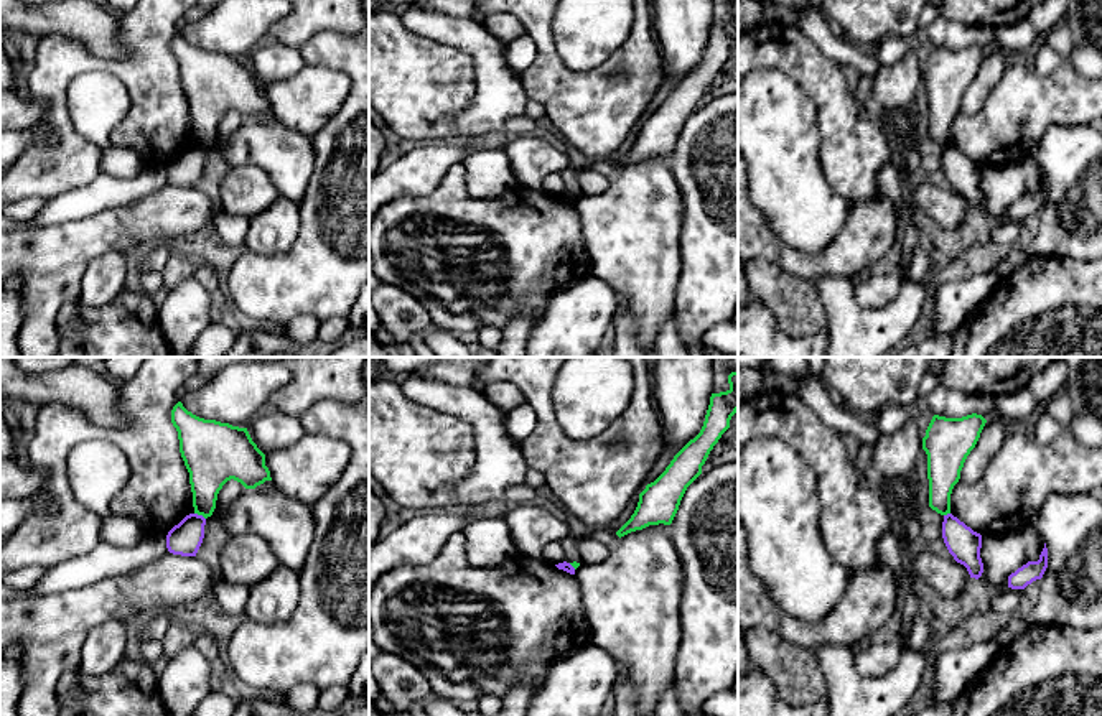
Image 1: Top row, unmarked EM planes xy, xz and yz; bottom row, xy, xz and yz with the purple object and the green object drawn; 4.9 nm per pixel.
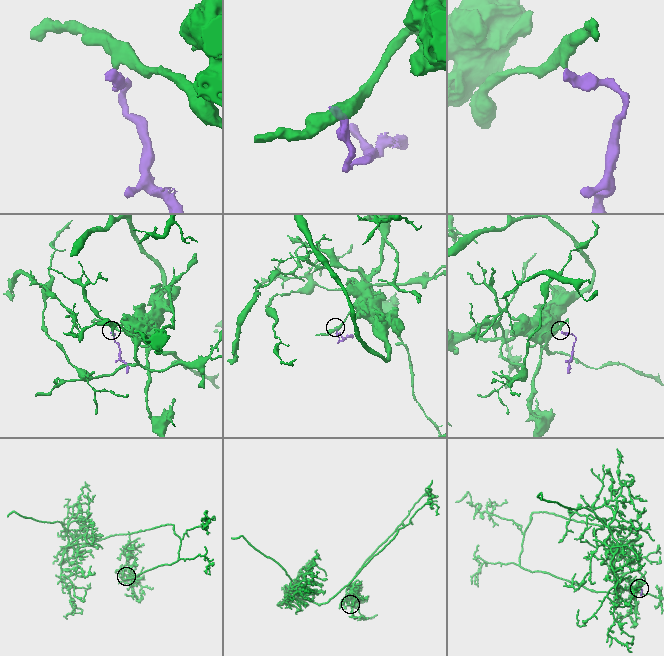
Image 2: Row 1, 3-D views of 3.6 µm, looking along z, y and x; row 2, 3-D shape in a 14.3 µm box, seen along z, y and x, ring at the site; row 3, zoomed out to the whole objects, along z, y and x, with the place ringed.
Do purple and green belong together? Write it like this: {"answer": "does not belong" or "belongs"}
{"answer": "does not belong"}

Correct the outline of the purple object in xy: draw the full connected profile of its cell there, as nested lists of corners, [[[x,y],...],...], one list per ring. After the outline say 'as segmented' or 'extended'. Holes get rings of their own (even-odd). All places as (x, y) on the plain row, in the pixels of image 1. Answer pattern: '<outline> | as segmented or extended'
[[[198,145],[186,146],[166,166],[166,179],[173,186],[196,188],[204,170],[206,150]]] | as segmented

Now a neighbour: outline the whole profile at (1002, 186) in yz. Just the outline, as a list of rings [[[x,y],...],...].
[[[1033,158],[1005,165],[1005,166],[983,166],[980,189],[983,211],[993,224],[1008,219],[1008,207],[1028,193],[1038,193],[1044,179],[1044,170]]]

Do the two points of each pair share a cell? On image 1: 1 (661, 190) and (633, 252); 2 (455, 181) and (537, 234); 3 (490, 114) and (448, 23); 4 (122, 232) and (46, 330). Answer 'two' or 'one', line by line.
1: one
2: one
3: one
4: one

